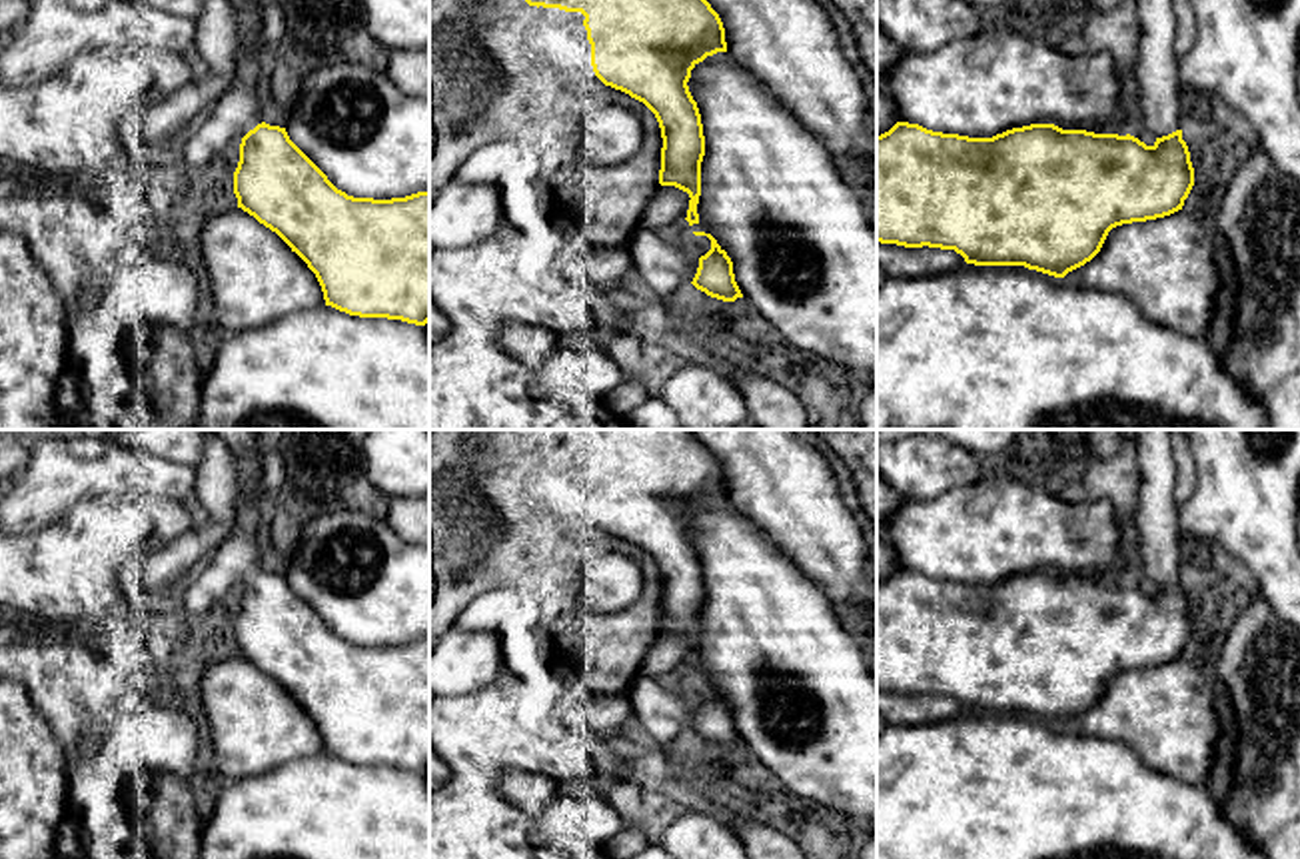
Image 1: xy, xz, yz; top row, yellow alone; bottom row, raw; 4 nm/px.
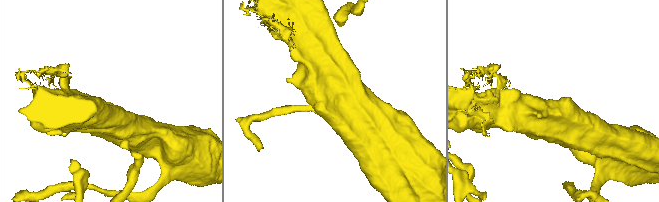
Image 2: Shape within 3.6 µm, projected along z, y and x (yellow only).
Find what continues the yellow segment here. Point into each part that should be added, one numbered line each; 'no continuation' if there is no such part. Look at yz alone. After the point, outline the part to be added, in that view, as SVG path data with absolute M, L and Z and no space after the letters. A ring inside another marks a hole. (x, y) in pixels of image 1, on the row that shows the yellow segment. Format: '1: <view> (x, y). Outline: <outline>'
1: yz (1161, 104). Outline: M1136 0L1140 44L1134 62L1144 128L1162 138L1186 126L1174 54L1176 16L1172 0Z

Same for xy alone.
1: xy (238, 110). Outline: M252 6L234 8L238 46L234 74L228 90L214 102L210 118L178 150L178 160L188 168L202 170L226 152L236 140L262 124L258 100L262 14Z

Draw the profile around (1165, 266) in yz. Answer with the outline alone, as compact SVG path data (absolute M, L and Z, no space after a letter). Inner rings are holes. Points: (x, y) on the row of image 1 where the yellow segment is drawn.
M1184 210L1112 228L1100 252L1064 280L1120 294L1146 320L1194 338L1204 336L1220 288L1212 240Z

